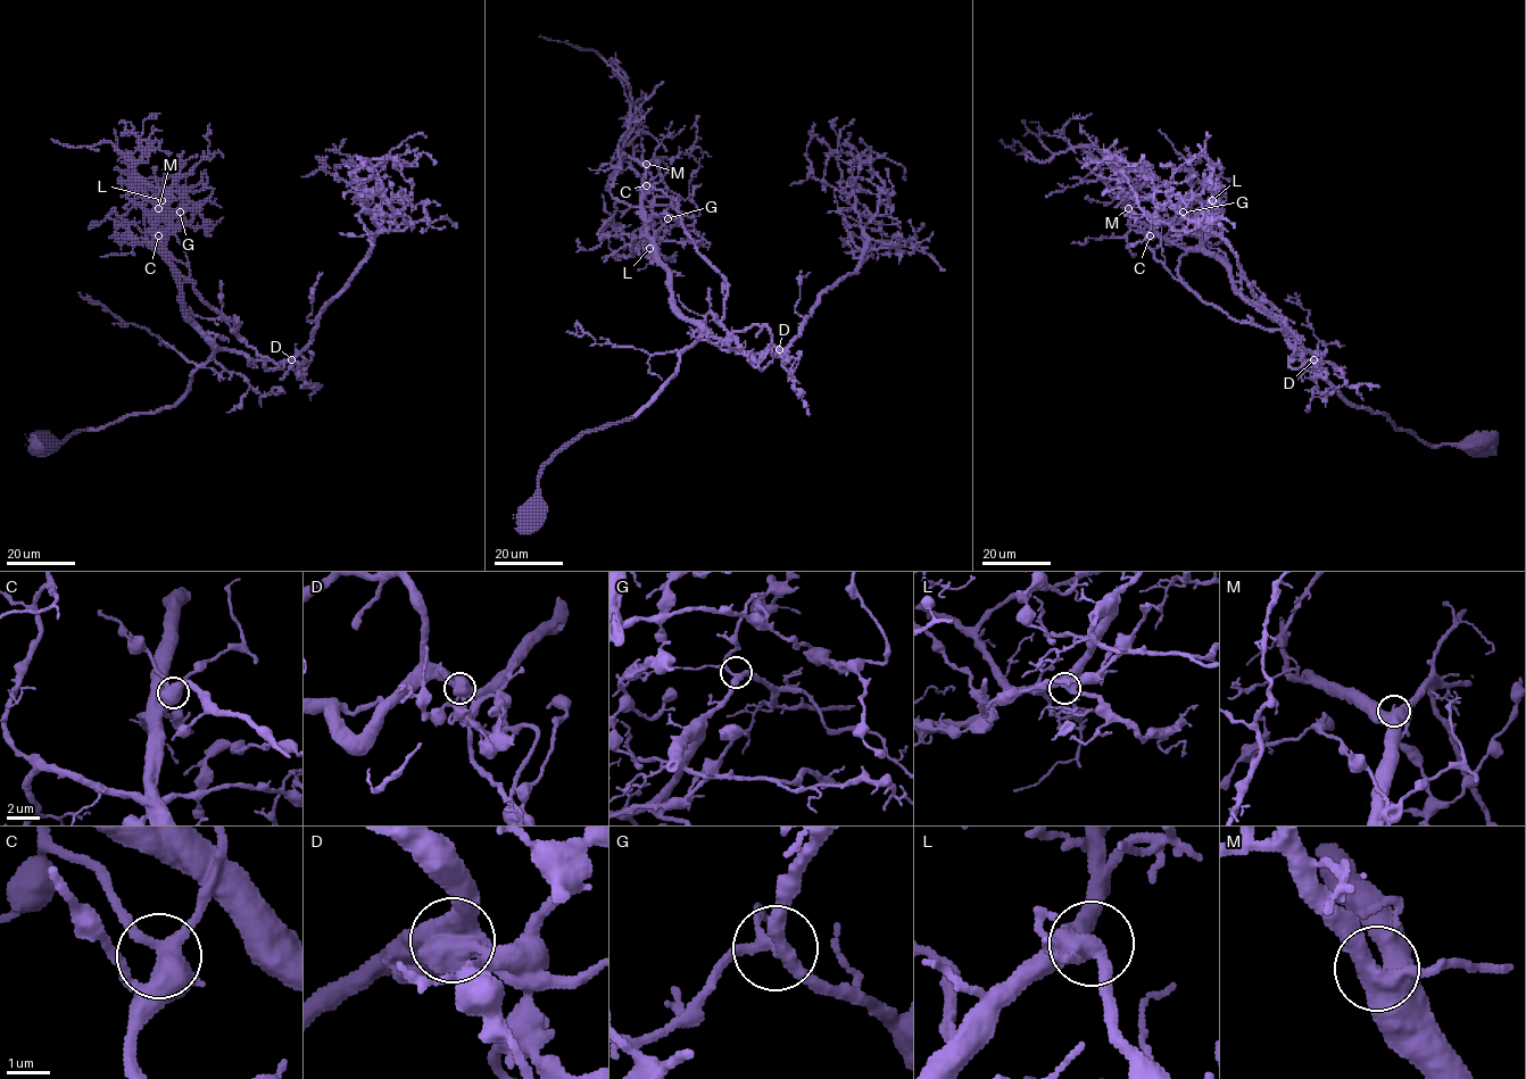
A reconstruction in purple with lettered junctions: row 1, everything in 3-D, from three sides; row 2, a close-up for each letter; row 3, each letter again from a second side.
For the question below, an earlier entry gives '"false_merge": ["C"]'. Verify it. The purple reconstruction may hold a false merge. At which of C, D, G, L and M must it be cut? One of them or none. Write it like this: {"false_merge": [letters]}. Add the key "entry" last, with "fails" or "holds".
{"false_merge": [], "entry": "fails"}

